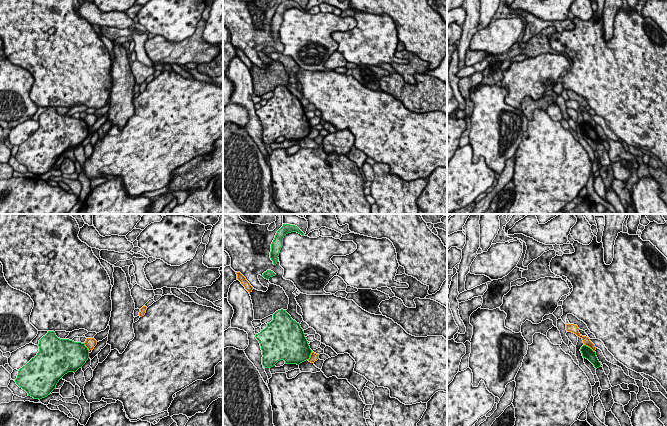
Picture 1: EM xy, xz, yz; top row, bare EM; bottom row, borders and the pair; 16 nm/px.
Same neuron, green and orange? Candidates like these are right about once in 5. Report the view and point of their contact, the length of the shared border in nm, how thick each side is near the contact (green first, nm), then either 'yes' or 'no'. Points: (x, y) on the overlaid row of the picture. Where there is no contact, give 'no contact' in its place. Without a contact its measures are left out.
meets green in yz at (589, 347); contact 220 nm long; 180 nm thick on the green side, 120 nm on the other; no

